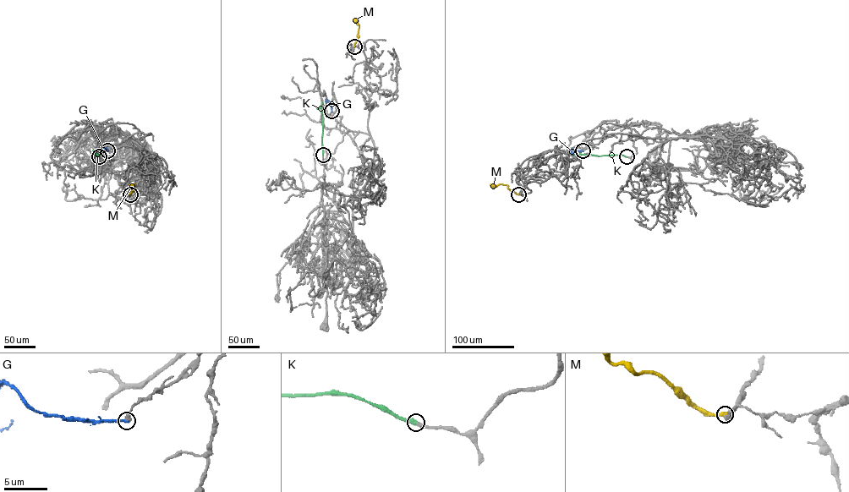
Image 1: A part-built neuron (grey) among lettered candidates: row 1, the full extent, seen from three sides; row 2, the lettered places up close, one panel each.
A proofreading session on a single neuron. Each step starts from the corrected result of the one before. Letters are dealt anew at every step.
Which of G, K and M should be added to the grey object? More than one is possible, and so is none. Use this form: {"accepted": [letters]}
{"accepted": ["K"]}

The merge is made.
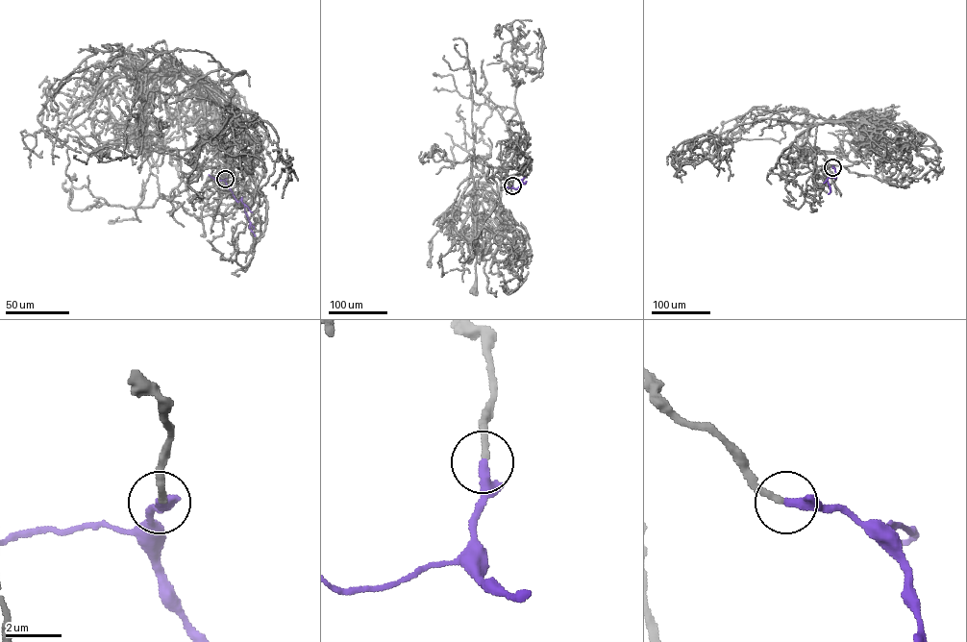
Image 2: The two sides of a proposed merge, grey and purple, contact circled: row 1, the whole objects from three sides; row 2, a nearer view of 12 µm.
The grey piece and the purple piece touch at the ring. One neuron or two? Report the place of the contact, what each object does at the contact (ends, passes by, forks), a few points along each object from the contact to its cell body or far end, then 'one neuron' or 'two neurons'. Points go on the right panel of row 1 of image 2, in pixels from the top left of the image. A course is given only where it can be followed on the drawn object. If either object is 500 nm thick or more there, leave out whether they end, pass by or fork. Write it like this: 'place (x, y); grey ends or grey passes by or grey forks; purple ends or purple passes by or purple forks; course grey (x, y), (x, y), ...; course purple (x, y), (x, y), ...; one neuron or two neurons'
place (832, 167); grey ends; purple ends; course grey (832, 167), (818, 149), (811, 156), (803, 153), (838, 152), (847, 133), (883, 157), (911, 144), (937, 148); course purple (832, 167), (836, 177), (827, 179), (830, 190), (828, 194); one neuron

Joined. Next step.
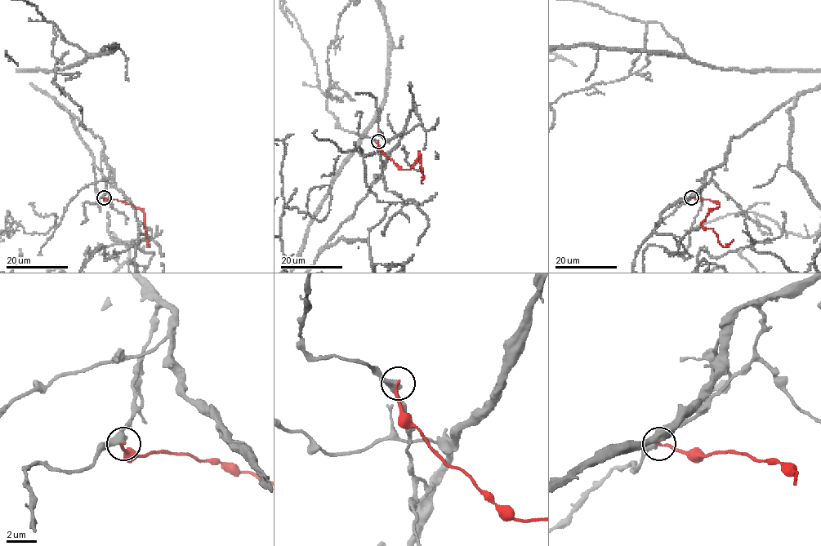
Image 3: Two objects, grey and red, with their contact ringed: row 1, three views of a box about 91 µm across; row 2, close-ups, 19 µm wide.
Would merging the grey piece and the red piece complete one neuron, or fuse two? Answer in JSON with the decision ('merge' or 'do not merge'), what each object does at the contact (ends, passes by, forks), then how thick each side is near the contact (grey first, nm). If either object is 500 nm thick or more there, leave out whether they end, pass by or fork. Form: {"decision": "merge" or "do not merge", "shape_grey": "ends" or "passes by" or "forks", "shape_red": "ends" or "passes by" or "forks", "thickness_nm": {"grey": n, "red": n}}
{"decision": "do not merge", "shape_grey": "passes by", "shape_red": "ends", "thickness_nm": {"grey": 400, "red": 170}}

